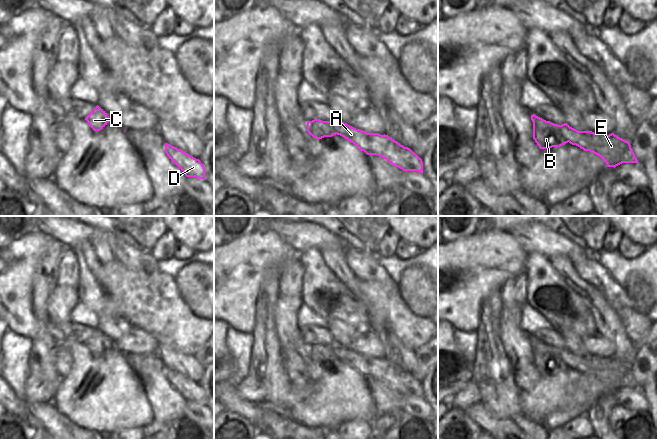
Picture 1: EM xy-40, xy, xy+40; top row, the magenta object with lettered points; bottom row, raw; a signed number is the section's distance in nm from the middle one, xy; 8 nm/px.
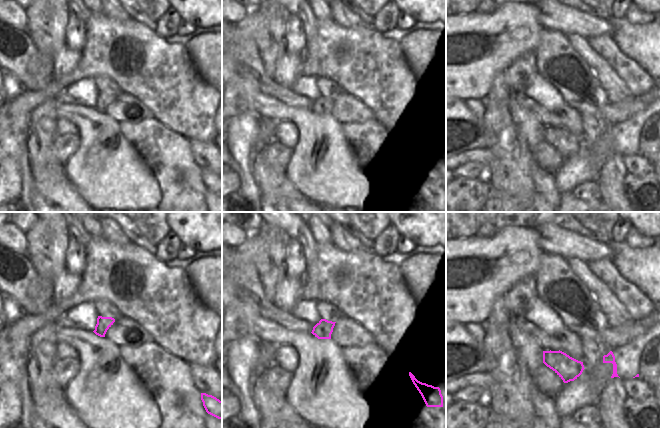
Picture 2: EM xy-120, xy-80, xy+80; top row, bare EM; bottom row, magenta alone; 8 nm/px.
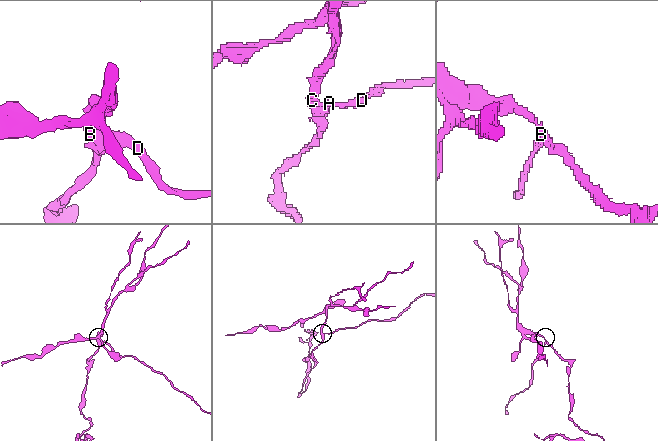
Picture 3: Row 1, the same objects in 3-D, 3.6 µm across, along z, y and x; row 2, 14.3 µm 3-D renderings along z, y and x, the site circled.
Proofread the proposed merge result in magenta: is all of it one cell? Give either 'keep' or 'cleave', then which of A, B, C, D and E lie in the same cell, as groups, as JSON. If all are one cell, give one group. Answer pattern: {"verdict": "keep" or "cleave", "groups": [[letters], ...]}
{"verdict": "cleave", "groups": [["A", "D", "E"], ["B", "C"]]}

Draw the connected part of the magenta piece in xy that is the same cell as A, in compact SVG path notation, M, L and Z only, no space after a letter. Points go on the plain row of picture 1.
M336 343L332 348L337 359L350 365L367 379L378 379L403 395L423 397L422 383L388 359L368 357Z

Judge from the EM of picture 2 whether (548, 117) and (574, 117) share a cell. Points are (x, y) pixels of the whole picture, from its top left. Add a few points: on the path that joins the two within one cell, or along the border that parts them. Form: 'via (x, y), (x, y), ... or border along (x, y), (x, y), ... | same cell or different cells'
border along (553, 112), (558, 116), (560, 125) | different cells

